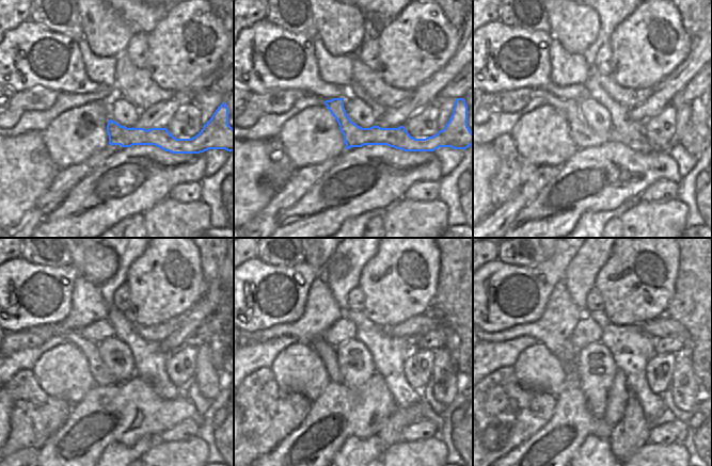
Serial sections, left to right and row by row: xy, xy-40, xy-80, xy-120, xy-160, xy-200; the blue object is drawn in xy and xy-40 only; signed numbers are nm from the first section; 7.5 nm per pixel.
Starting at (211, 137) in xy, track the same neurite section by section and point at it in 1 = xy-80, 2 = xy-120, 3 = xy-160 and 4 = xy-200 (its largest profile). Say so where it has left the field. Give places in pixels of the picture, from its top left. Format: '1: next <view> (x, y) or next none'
1: next xy-80 (583, 137)
2: next xy-120 (16, 341)
3: next xy-160 (328, 353)
4: next xy-200 (689, 346)

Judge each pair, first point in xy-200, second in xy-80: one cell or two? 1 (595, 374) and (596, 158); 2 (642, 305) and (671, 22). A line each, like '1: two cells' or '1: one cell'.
1: two cells
2: one cell

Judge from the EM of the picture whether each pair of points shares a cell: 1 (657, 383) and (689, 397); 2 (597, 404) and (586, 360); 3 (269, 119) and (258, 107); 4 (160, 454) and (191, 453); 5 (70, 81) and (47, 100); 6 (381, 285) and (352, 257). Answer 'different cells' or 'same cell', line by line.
1: different cells
2: same cell
3: different cells
4: same cell
5: different cells
6: different cells

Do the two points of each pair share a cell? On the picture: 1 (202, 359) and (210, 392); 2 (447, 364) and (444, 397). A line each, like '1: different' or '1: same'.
1: same
2: same

